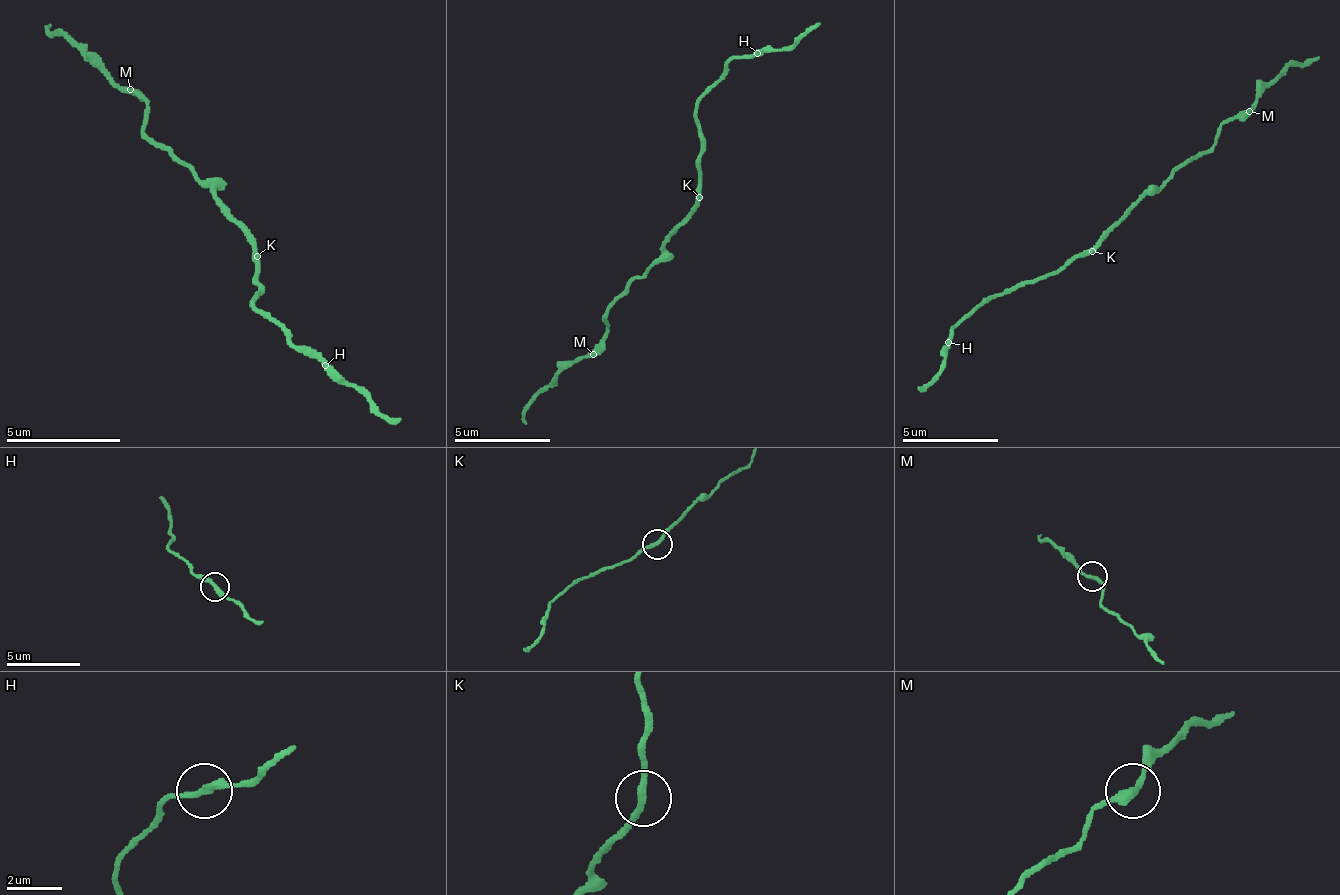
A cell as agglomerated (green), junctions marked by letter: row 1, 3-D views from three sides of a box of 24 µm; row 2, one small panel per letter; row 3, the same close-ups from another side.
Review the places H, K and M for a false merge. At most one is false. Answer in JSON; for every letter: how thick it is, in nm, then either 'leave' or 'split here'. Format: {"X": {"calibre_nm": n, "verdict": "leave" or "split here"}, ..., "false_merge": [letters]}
{"H": {"calibre_nm": 260, "verdict": "leave"}, "K": {"calibre_nm": 240, "verdict": "leave"}, "M": {"calibre_nm": 280, "verdict": "split here"}, "false_merge": ["M"]}

